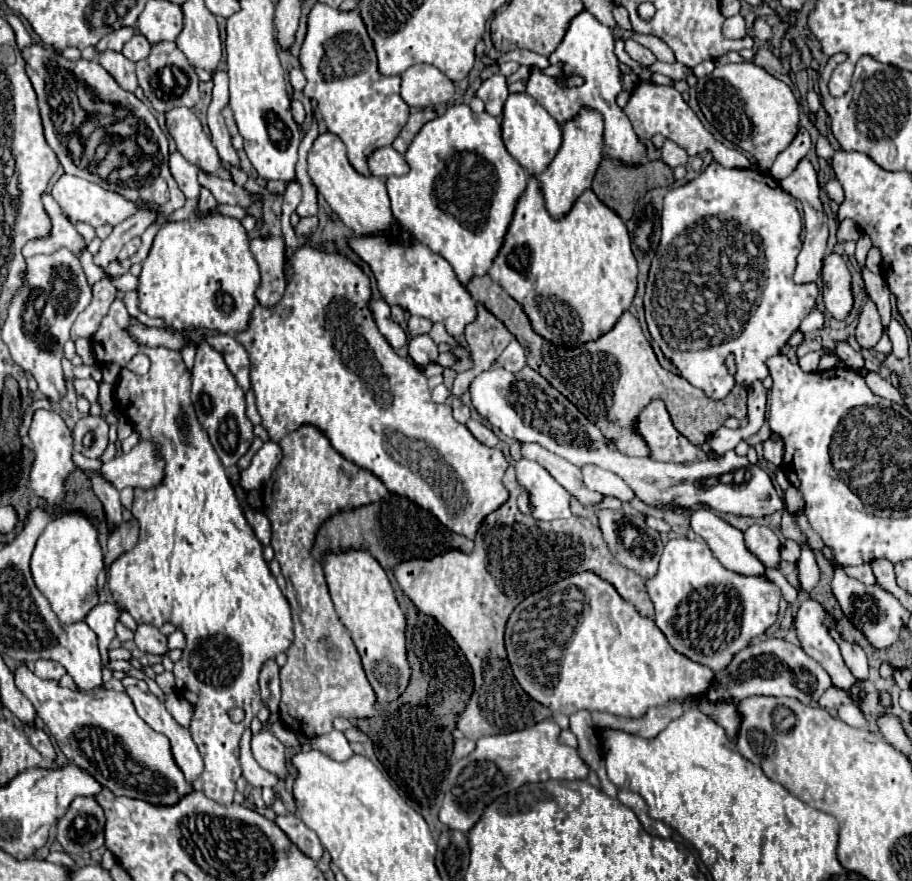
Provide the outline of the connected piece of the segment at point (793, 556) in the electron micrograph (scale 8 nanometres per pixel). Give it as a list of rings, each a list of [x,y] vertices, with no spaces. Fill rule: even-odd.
[[[786,540],[782,546],[782,560],[786,562],[796,562],[800,554],[800,546],[794,540]]]

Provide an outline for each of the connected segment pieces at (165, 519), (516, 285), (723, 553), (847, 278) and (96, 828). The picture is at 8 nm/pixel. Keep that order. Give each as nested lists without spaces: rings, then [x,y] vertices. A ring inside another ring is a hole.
[[[114,300],[110,312],[92,338],[94,354],[100,364],[116,362],[122,366],[120,382],[116,386],[116,406],[132,420],[142,440],[152,440],[158,446],[160,456],[166,460],[166,474],[158,488],[134,488],[134,502],[130,512],[140,522],[140,540],[134,550],[124,552],[112,562],[108,586],[114,602],[120,606],[120,610],[130,612],[136,624],[152,624],[160,628],[162,624],[170,622],[186,634],[186,650],[184,656],[174,664],[174,678],[176,690],[194,710],[188,730],[204,758],[204,772],[196,778],[196,782],[192,782],[192,786],[218,804],[228,806],[234,798],[236,780],[242,774],[242,732],[250,726],[252,718],[262,708],[258,688],[262,664],[286,652],[294,640],[290,604],[278,588],[276,578],[272,576],[268,562],[262,556],[262,544],[240,508],[226,470],[210,446],[210,440],[206,438],[206,430],[202,430],[200,422],[196,420],[194,406],[190,402],[190,372],[186,370],[180,352],[134,346],[134,342],[126,338],[126,330],[122,330],[122,326],[126,326],[126,318],[130,318],[130,314],[126,312],[124,302]],[[136,354],[146,354],[152,362],[146,376],[138,376],[126,368],[126,362],[130,362]],[[234,706],[242,706],[246,712],[246,718],[240,724],[234,724],[230,718],[226,718],[226,712]]]
[[[530,178],[526,192],[516,206],[514,220],[504,238],[504,246],[498,258],[492,262],[488,276],[524,308],[534,332],[538,332],[548,342],[568,350],[610,332],[618,318],[630,308],[638,288],[636,258],[630,248],[630,236],[624,220],[606,208],[592,190],[586,190],[578,202],[574,202],[566,218],[554,220],[544,208],[536,178]]]
[[[706,508],[696,510],[676,510],[678,514],[690,512],[692,530],[702,536],[720,564],[742,576],[766,576],[764,564],[746,548],[744,534],[724,522],[718,514]]]
[[[830,254],[824,258],[822,282],[824,282],[822,296],[824,296],[826,310],[836,320],[844,320],[852,310],[854,298],[852,298],[852,276],[842,256]]]
[[[92,796],[74,798],[66,814],[58,820],[56,838],[68,854],[84,854],[100,848],[104,844],[104,810],[100,808],[100,804]]]

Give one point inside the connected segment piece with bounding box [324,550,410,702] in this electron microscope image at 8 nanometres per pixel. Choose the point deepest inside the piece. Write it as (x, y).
(360, 590)

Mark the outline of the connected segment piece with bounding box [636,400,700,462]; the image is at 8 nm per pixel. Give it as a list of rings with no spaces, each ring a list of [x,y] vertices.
[[[662,400],[650,402],[642,410],[636,432],[648,442],[652,458],[660,462],[692,462],[700,454],[700,446],[682,438],[670,422],[670,414]]]

